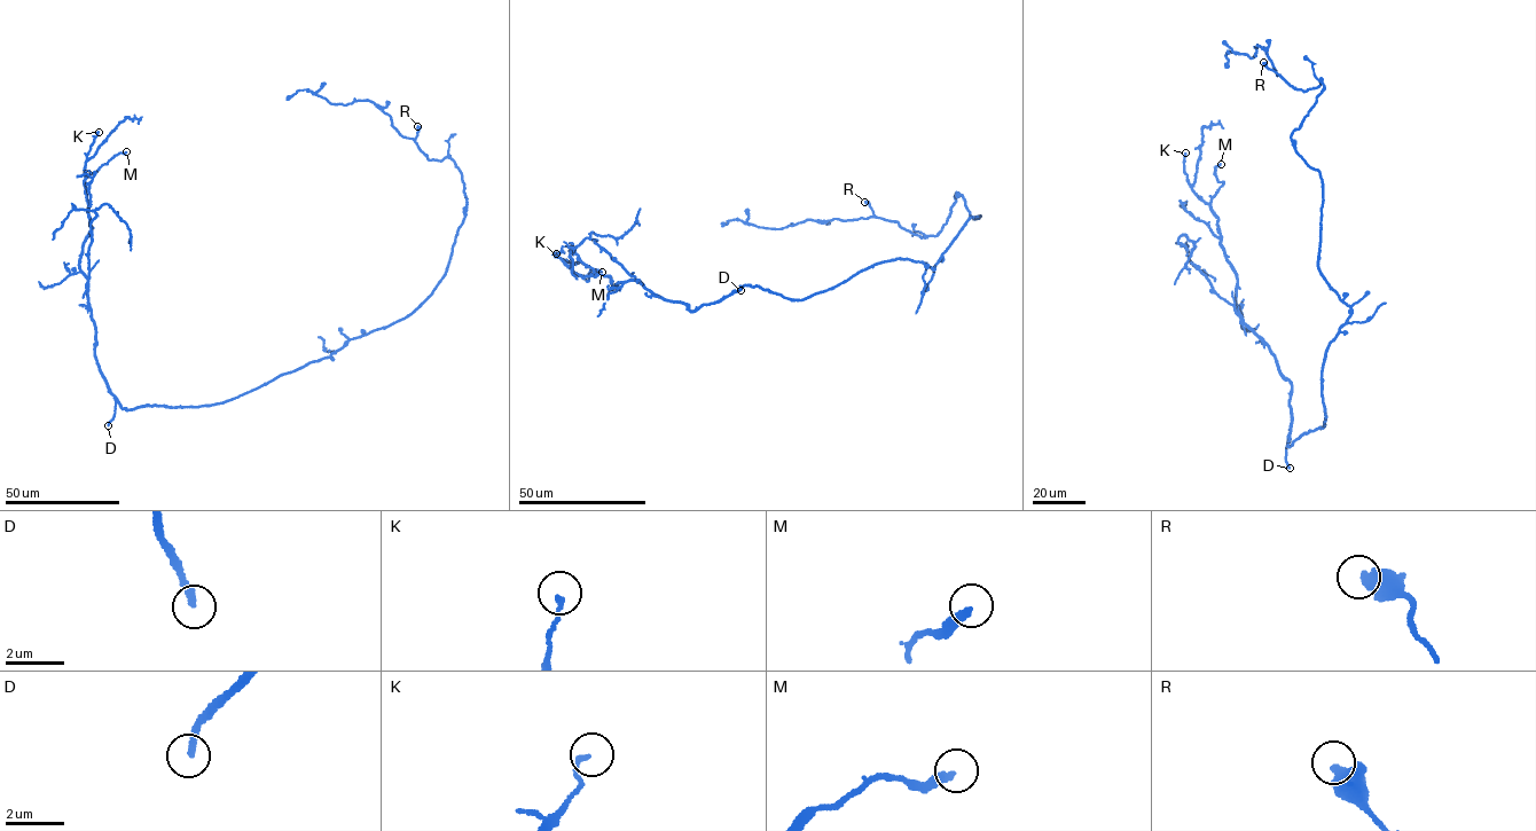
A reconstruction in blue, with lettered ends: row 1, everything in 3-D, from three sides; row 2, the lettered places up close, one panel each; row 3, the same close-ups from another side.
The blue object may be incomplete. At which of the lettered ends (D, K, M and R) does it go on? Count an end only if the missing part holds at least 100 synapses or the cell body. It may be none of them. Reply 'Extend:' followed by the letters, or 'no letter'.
Extend: D

